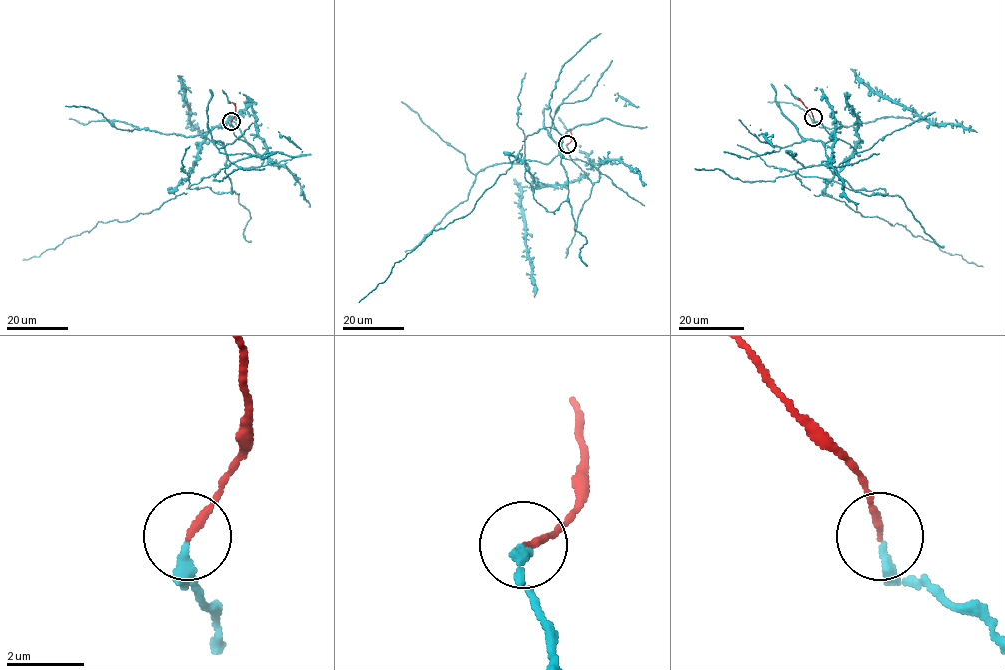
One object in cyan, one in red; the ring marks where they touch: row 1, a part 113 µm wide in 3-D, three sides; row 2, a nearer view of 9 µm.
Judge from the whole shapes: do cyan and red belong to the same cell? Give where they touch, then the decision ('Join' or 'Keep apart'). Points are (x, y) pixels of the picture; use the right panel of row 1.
Place: (813, 117). Join

